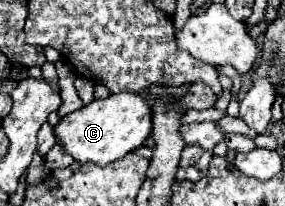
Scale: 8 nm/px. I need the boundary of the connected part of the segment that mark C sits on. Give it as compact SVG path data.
M118 93L106 99L94 99L90 105L70 113L60 119L56 129L56 141L68 151L76 161L94 161L98 165L108 165L126 153L138 149L150 135L152 111L142 95Z

